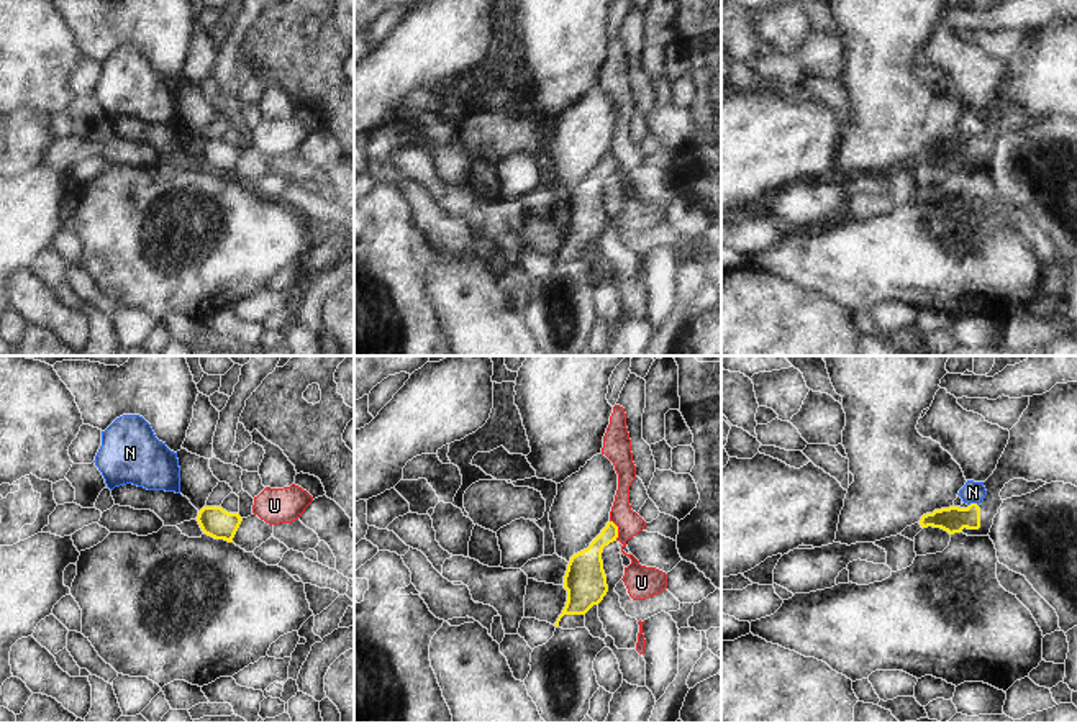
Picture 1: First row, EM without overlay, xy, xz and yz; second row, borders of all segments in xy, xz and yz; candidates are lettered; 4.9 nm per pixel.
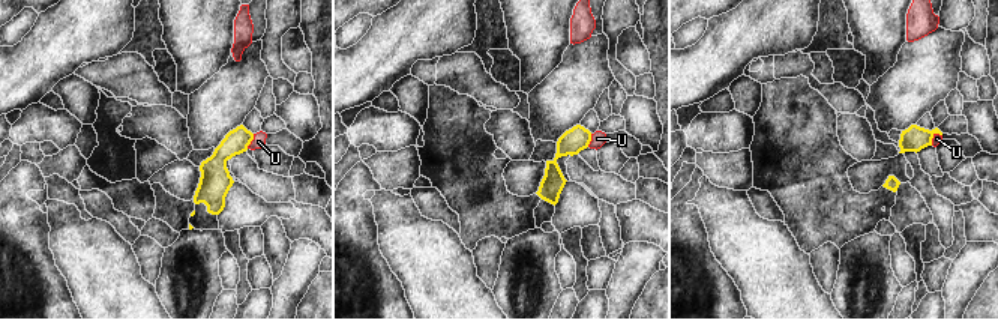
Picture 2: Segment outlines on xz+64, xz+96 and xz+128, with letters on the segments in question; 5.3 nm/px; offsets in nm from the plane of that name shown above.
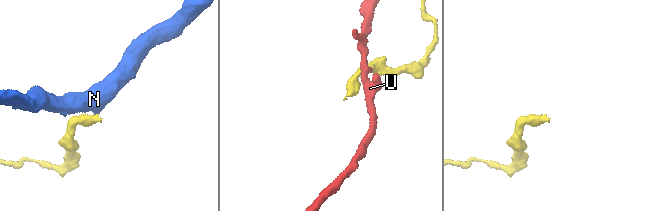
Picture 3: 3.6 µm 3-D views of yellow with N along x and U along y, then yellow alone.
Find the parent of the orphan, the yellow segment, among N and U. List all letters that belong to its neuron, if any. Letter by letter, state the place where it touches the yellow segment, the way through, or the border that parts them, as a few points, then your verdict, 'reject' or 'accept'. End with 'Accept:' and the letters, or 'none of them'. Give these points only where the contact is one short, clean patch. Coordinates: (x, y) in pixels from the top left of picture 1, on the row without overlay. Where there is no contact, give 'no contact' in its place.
N: meets yellow in yz at (972, 136); border along yz (977, 136), (969, 138); reject
U: meets yellow in xz at (617, 163); border along xz (610, 153), (617, 159), (617, 172); reject
Accept: none of them

